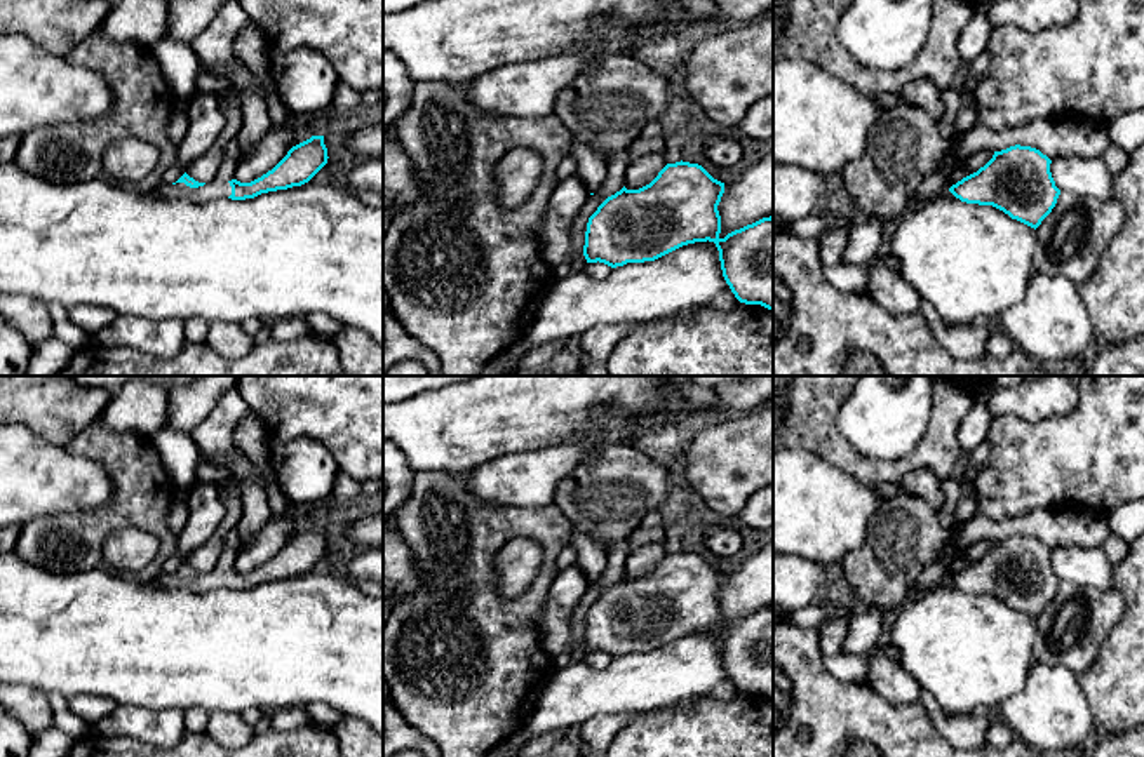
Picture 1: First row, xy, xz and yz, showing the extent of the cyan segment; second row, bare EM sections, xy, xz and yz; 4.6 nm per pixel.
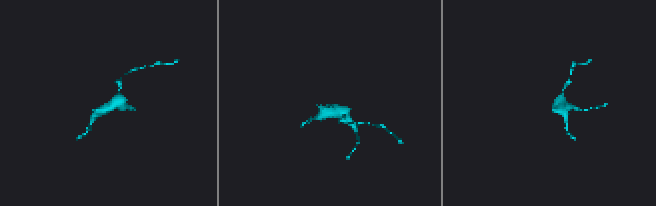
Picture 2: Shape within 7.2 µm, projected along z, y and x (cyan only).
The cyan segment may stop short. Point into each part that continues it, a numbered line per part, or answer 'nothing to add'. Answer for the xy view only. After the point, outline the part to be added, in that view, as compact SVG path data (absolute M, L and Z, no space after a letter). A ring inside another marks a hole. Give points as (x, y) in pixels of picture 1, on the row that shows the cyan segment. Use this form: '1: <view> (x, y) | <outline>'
1: xy (211, 190) | M212 179L204 186L190 188L185 183L157 186L153 193L167 200L190 200L190 202L209 202L216 198L228 198L232 195L232 186L228 181Z

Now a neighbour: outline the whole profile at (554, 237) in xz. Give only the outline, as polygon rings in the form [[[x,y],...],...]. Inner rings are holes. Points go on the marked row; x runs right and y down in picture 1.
[[[578,174],[557,183],[550,193],[545,219],[536,231],[536,247],[555,278],[564,278],[571,273],[571,228],[589,197],[590,191]]]

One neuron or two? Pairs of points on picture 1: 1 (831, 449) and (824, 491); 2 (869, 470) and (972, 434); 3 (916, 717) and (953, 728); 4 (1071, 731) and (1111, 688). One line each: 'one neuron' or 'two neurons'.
1: two neurons
2: two neurons
3: two neurons
4: two neurons

